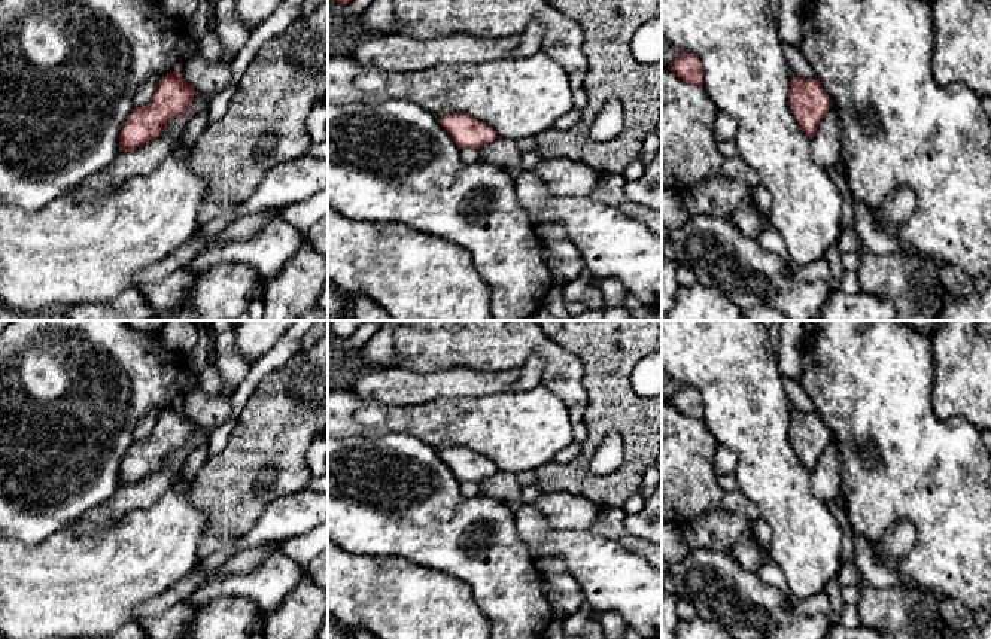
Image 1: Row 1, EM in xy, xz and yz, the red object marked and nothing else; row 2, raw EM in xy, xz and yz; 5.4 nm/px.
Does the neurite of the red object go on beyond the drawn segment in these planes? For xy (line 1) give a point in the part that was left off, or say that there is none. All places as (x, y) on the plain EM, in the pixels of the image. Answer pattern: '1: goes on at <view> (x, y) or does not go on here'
1: does not go on here

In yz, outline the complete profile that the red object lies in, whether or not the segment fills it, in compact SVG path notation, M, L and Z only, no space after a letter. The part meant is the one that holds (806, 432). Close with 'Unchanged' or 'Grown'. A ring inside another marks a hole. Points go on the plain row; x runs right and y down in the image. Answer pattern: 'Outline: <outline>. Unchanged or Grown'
Outline: M791 408L788 439L800 463L812 472L832 436L817 411L802 413Z. Unchanged

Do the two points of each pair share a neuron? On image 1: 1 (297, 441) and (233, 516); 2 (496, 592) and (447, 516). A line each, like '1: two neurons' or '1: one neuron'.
1: one neuron
2: one neuron

